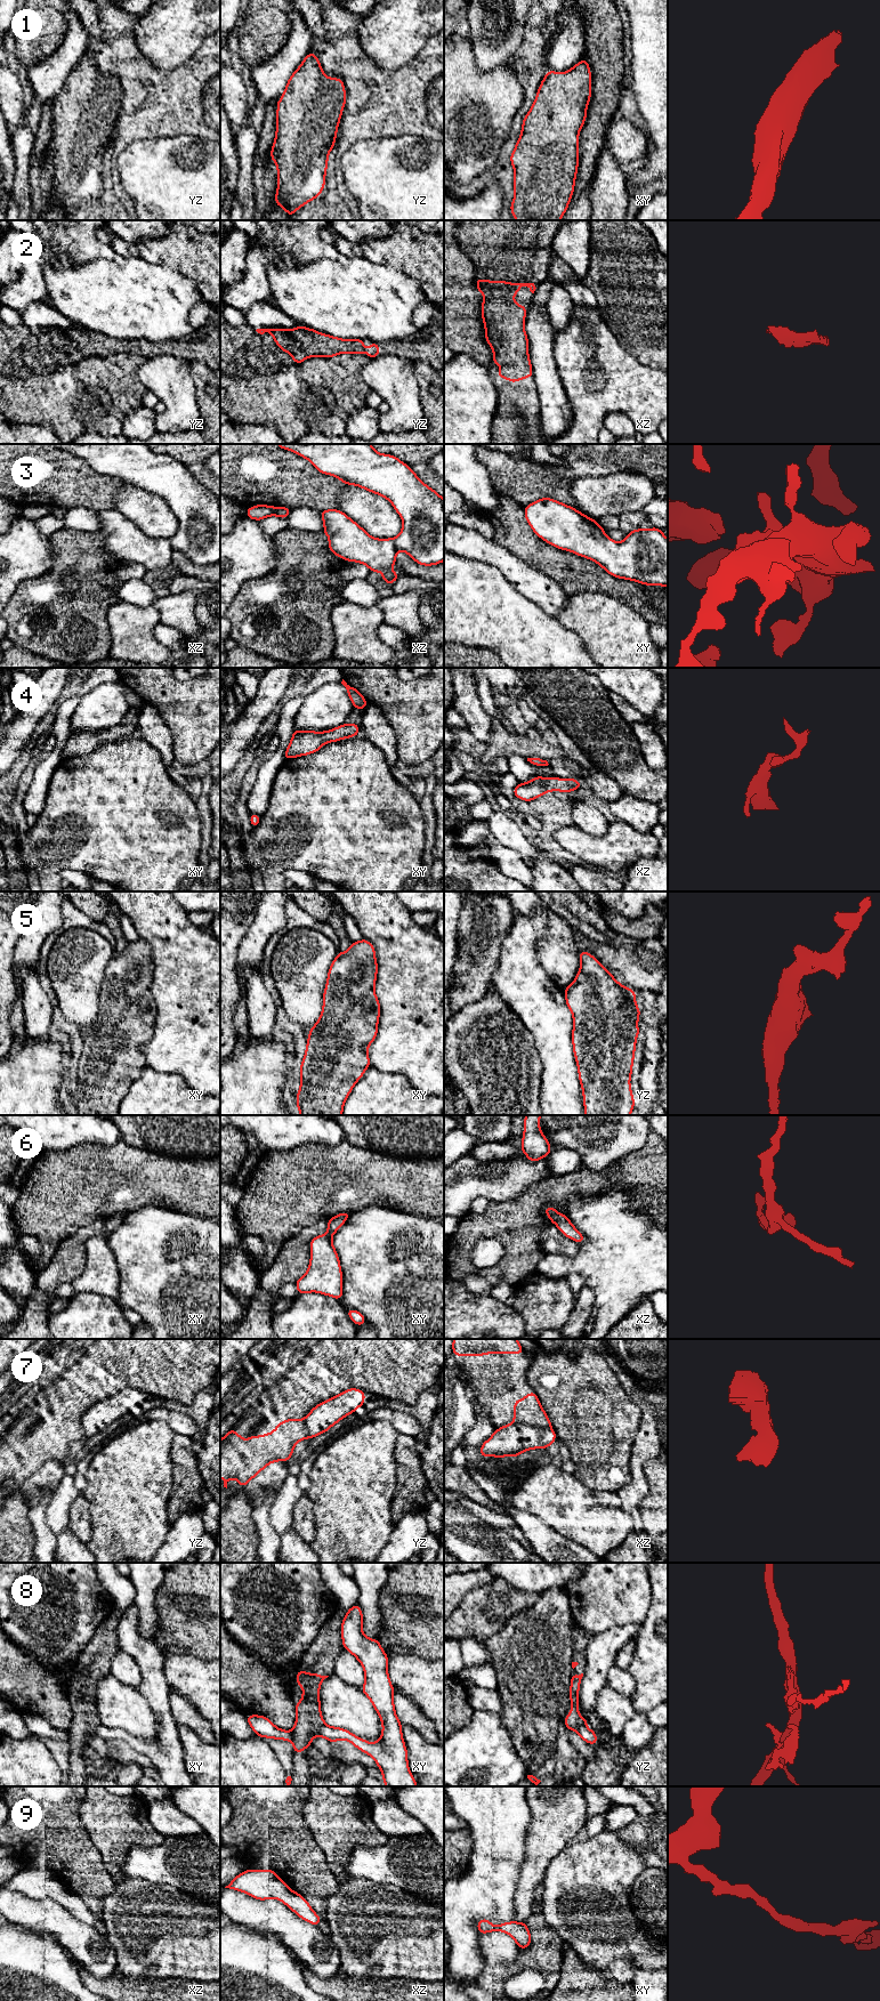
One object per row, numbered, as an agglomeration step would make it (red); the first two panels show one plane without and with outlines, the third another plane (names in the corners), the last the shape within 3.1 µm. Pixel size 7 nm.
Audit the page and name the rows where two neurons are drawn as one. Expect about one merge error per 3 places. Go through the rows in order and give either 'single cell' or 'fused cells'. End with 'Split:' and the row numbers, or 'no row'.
1: single cell
2: single cell
3: single cell
4: single cell
5: single cell
6: single cell
7: fused cells
8: fused cells
9: single cell
Split: 7, 8

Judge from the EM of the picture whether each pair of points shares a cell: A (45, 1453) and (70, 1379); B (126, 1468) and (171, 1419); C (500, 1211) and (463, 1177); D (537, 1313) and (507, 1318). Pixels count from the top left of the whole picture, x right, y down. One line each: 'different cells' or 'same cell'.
A: same cell
B: different cells
C: different cells
D: different cells

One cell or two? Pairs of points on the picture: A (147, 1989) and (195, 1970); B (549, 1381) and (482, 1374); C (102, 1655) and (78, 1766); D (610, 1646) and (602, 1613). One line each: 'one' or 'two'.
A: two
B: two
C: one
D: two

